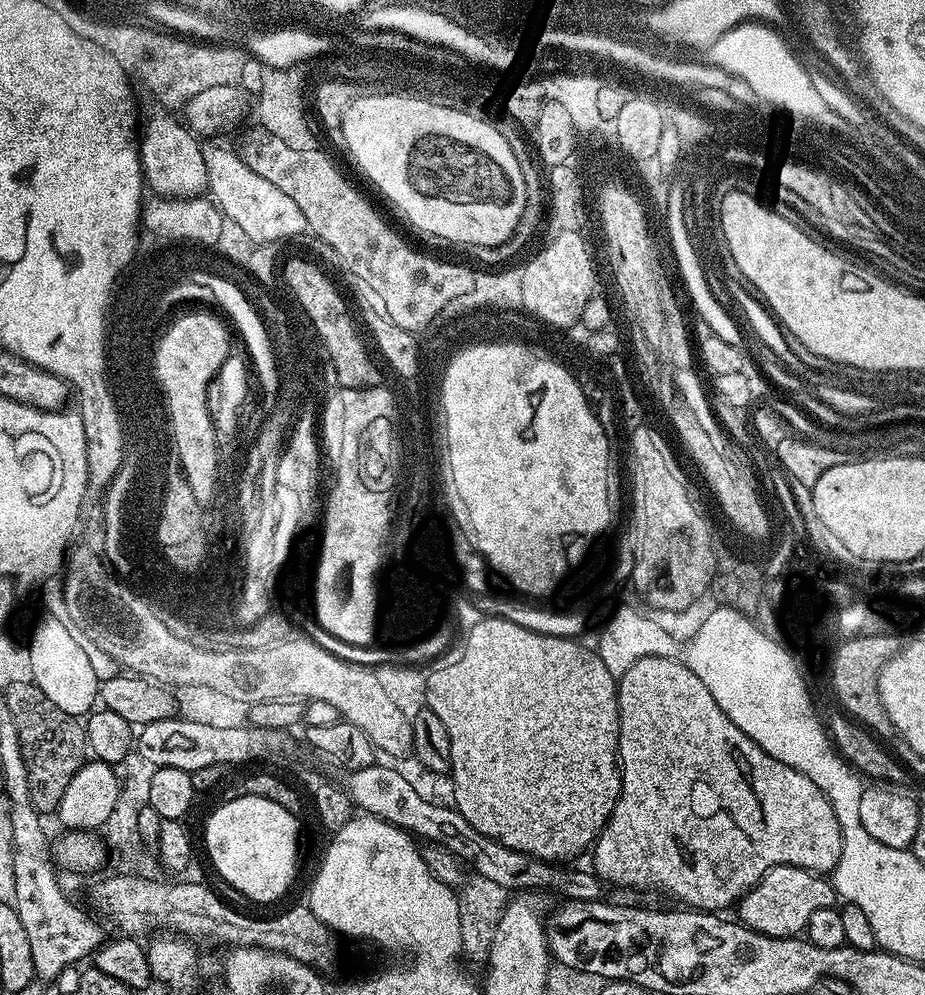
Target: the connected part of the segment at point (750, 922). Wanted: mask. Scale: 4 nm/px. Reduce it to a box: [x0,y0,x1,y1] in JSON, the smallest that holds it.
[739,867,837,935]

